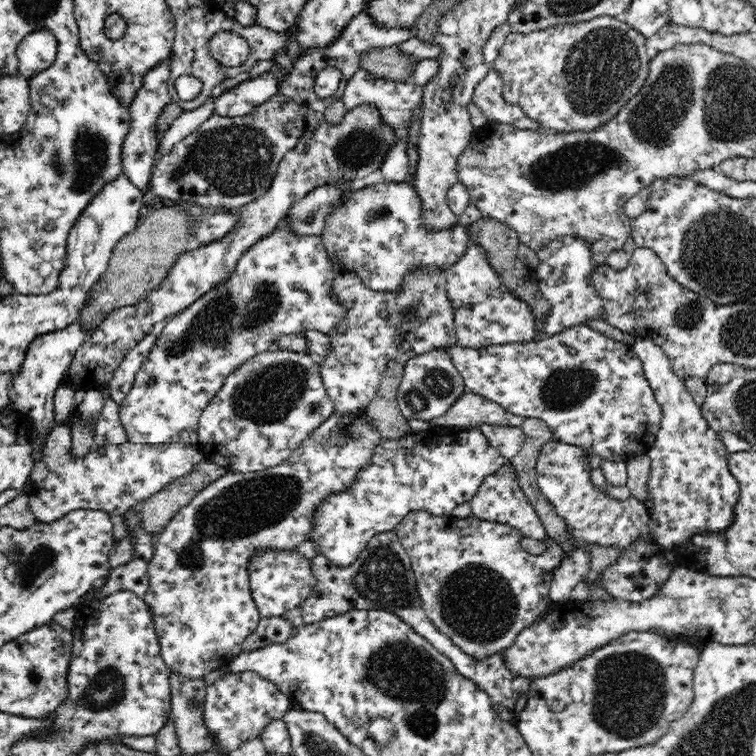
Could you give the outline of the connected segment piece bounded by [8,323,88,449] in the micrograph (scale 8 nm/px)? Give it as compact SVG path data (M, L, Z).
M78 323L70 324L63 330L34 338L28 346L22 362L20 374L13 380L8 397L15 408L25 414L25 418L32 420L37 428L37 445L43 449L46 436L54 428L54 396L66 368L74 360L74 354L86 342L88 335Z

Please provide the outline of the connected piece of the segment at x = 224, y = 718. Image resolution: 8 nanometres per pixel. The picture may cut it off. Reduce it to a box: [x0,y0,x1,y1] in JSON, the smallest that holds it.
[204,672,293,755]

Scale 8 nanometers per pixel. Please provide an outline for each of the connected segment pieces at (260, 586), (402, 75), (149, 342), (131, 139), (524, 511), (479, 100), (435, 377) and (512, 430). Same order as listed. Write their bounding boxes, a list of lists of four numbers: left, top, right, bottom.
[[248,550,316,617],[361,45,420,82],[108,320,168,403],[121,58,173,190],[469,461,550,542],[472,67,546,130],[397,347,466,422],[470,424,525,460]]

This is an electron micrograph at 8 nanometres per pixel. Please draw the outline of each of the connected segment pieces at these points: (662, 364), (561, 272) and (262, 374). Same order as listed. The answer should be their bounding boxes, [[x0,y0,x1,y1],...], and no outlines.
[[631,337,741,550],[534,237,604,337],[197,350,334,473]]

